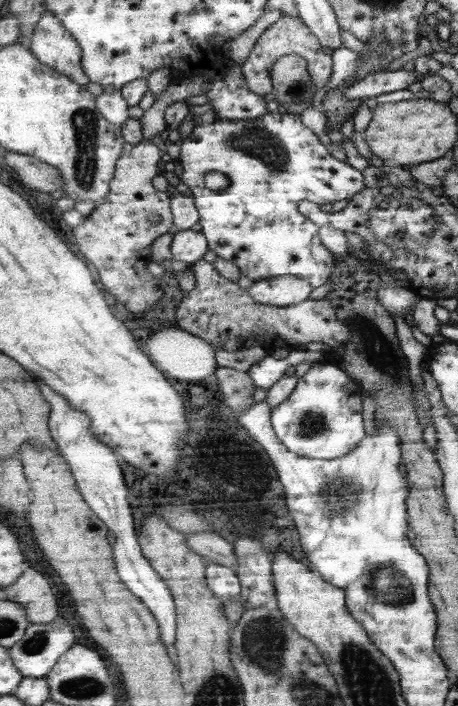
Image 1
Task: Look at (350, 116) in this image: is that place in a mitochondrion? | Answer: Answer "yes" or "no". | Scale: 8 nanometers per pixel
no

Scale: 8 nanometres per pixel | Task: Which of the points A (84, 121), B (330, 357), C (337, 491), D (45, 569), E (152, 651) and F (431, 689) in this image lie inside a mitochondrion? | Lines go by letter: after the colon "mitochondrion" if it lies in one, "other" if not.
A: mitochondrion
B: other
C: mitochondrion
D: other
E: other
F: other

